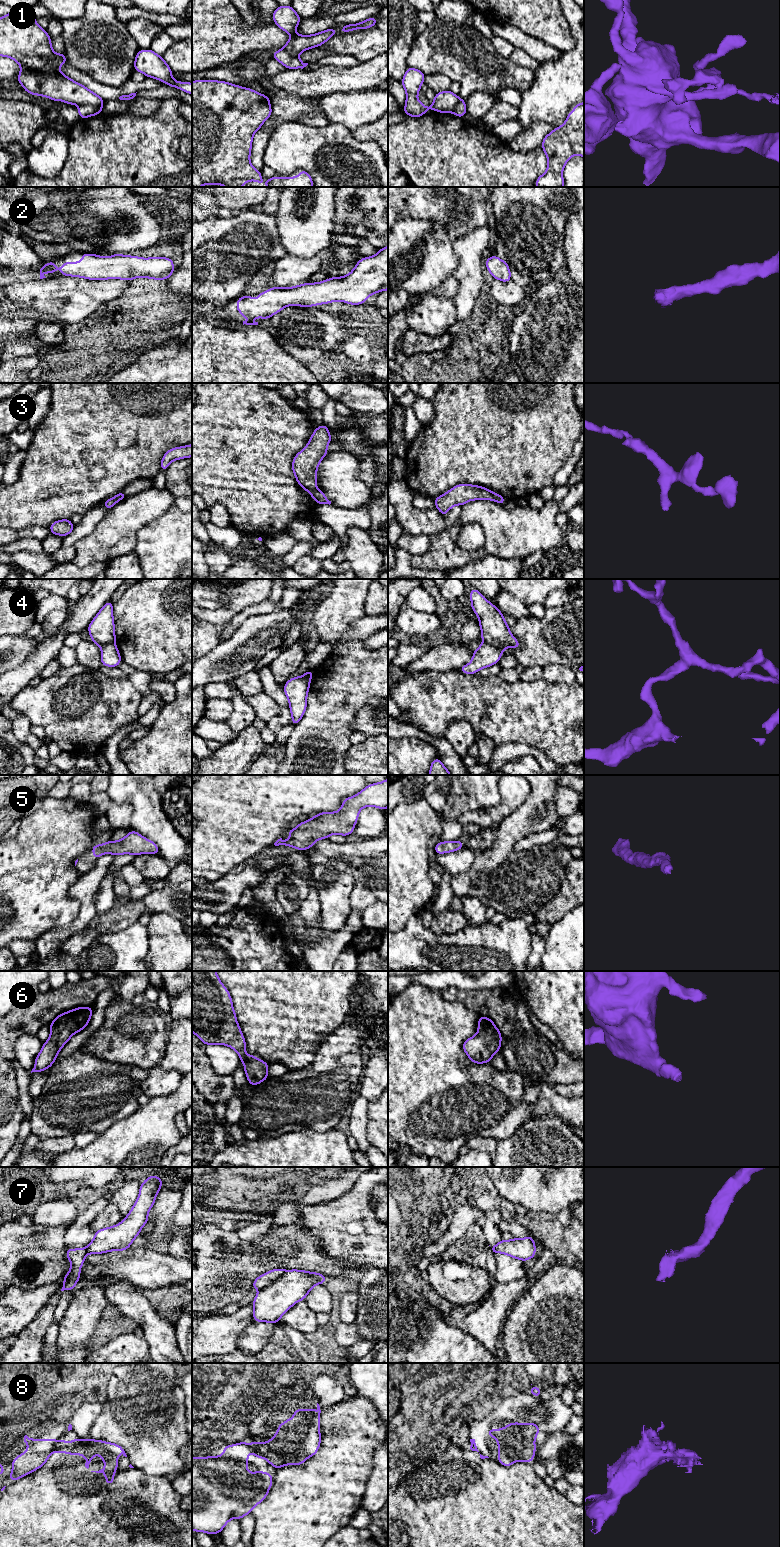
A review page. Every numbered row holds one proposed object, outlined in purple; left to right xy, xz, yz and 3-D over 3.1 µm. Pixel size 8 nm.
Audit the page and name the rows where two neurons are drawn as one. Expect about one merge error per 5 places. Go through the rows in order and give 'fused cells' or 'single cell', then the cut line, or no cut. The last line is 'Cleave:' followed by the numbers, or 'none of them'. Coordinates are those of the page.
1: fused cells | xy (103, 102), (99, 106), (79, 106)
2: single cell | no cut
3: single cell | no cut
4: fused cells | yz (484, 641), (493, 645), (501, 653)
5: single cell | no cut
6: single cell | no cut
7: fused cells | xz (285, 1270), (278, 1278), (259, 1290)
8: fused cells | xz (247, 1444), (263, 1457)
Cleave: 1, 4, 7, 8

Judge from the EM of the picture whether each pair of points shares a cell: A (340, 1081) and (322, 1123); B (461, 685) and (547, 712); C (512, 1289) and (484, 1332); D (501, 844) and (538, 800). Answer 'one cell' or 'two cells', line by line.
A: one cell
B: one cell
C: one cell
D: one cell

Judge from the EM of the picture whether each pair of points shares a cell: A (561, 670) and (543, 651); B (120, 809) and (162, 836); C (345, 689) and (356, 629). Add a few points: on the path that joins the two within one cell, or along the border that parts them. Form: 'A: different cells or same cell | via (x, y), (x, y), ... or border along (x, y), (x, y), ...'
A: different cells | border along (542, 667), (548, 664), (563, 664), (573, 670)
B: different cells | border along (116, 802), (127, 802), (131, 806), (131, 825)
C: different cells | border along (363, 617), (351, 624), (341, 637), (341, 641)

